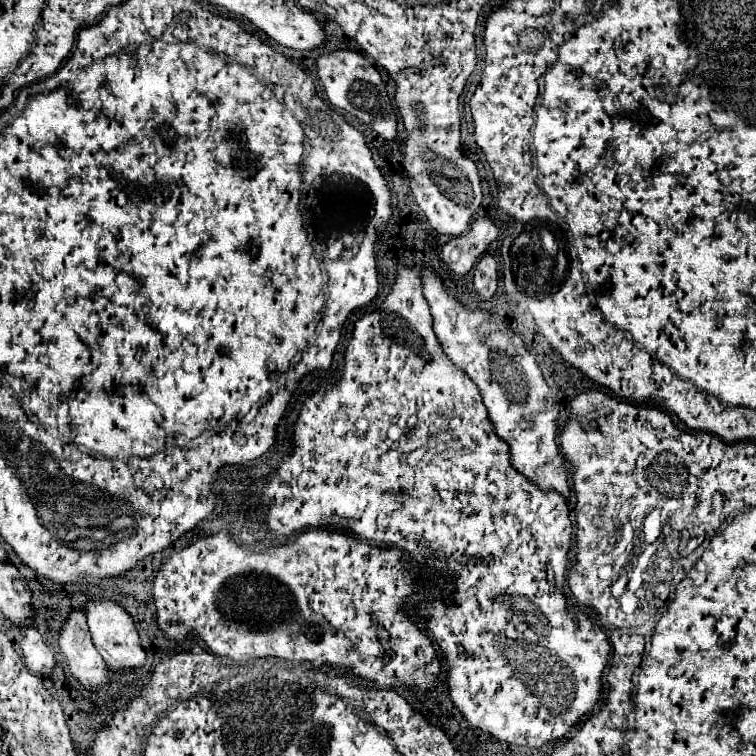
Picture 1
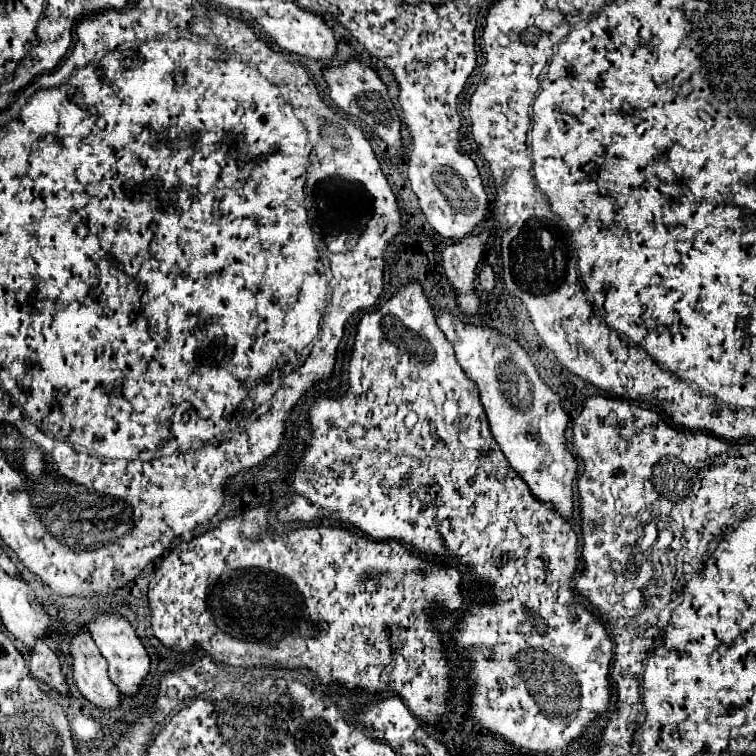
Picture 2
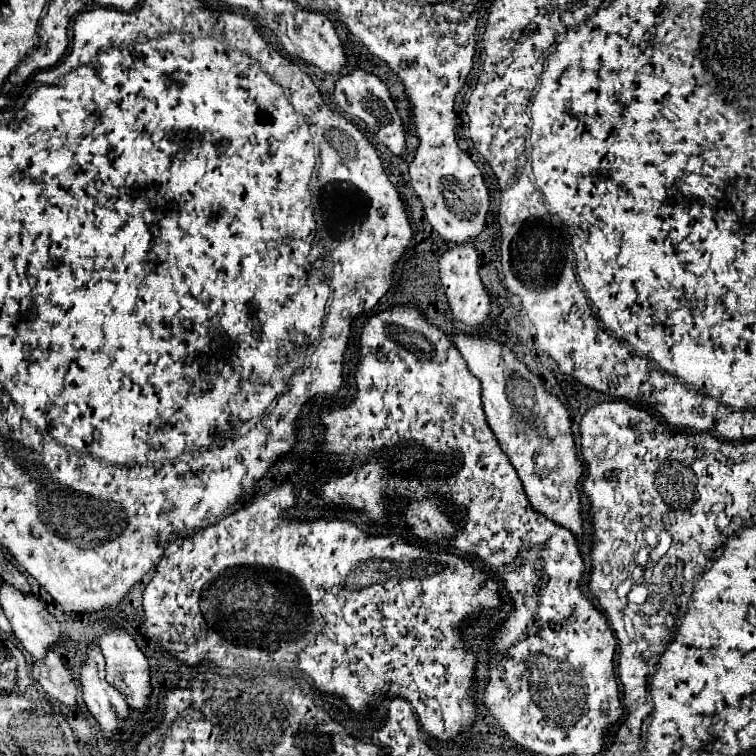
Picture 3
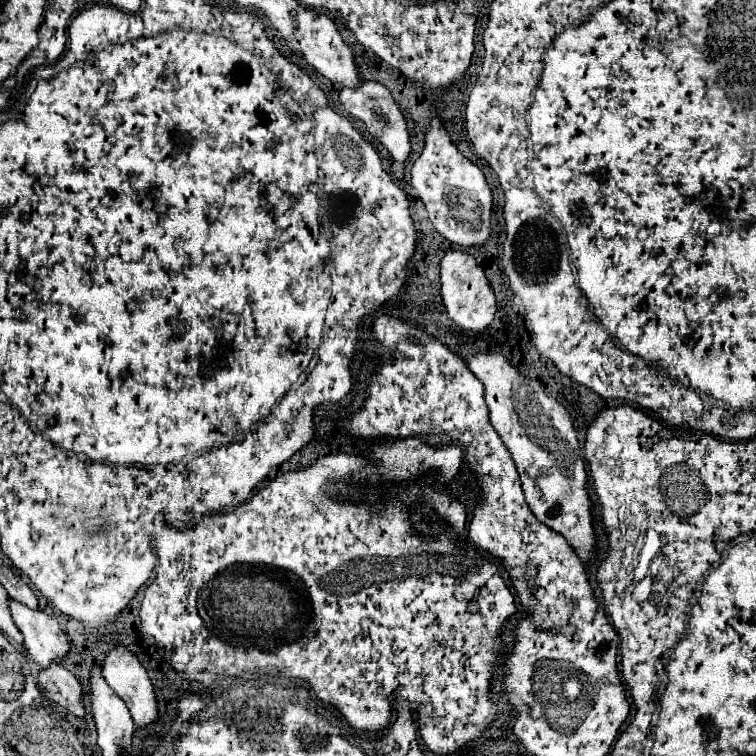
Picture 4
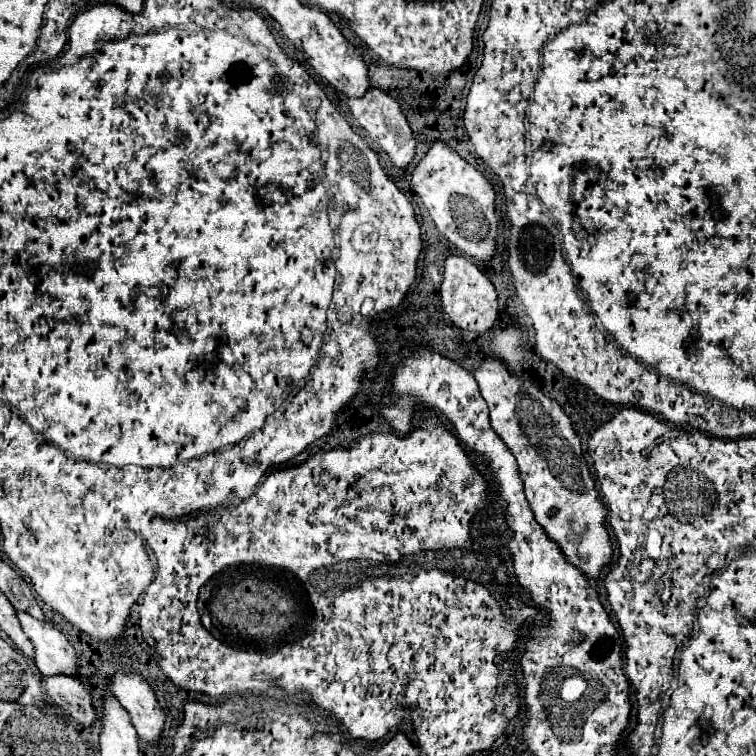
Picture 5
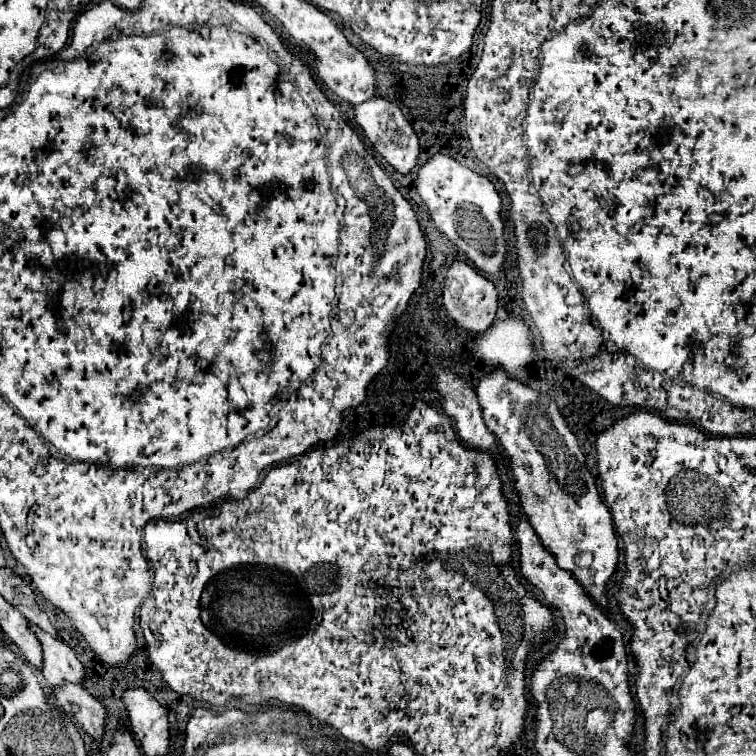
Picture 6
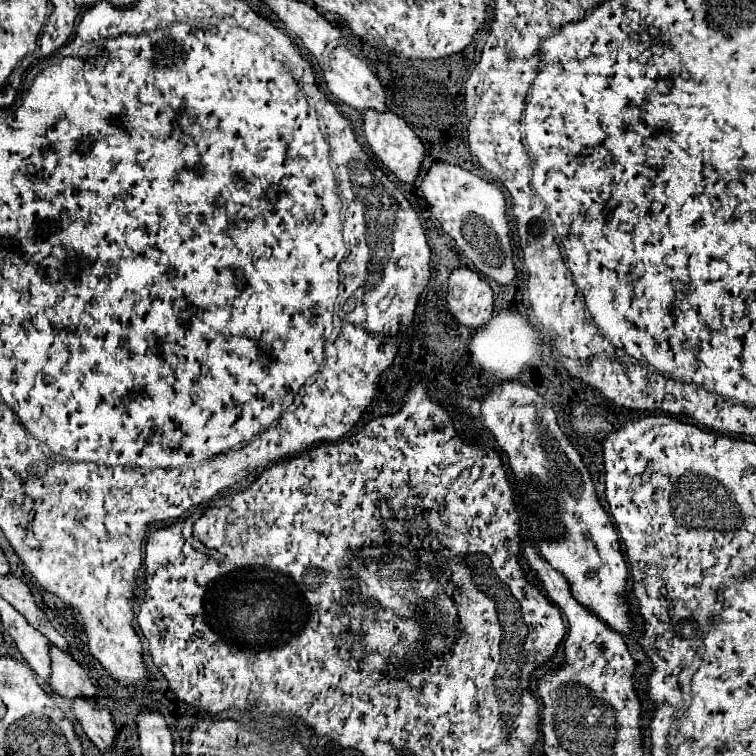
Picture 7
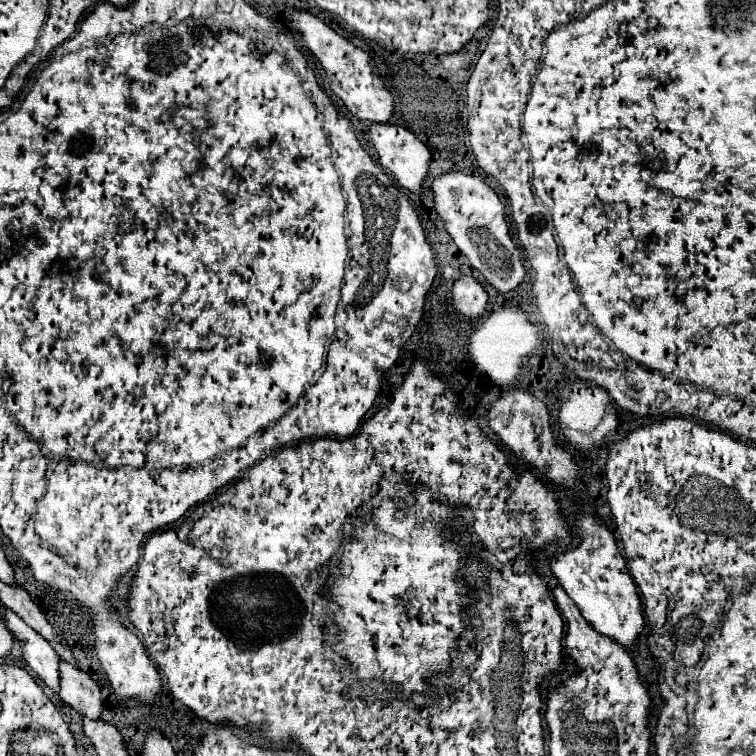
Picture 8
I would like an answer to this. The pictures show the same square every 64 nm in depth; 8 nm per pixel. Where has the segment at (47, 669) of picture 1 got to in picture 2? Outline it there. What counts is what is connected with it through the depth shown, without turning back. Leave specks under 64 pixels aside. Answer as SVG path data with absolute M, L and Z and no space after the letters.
M42 640L36 642L36 650L28 656L28 662L30 662L30 672L34 678L46 682L52 690L56 690L62 696L68 694L68 684L60 668L58 654L46 642Z

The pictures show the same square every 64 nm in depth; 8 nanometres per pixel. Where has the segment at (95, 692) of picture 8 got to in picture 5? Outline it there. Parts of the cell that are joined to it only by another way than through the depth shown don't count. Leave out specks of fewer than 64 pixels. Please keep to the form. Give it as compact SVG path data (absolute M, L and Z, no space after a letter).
M18 612L18 620L36 648L36 666L42 676L78 676L76 652L52 622L38 622L26 612Z

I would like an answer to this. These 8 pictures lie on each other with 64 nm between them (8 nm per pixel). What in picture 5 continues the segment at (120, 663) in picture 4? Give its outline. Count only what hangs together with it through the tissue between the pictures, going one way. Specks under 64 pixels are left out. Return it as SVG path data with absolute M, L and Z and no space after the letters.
M116 674L110 682L110 690L120 700L120 704L128 710L138 736L144 742L156 746L160 742L166 716L150 684L140 676Z

